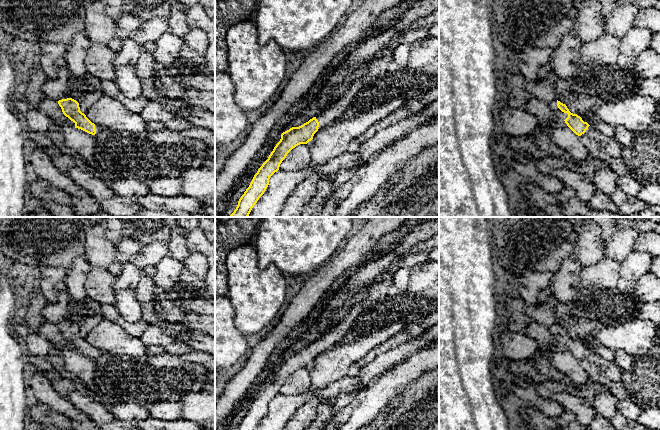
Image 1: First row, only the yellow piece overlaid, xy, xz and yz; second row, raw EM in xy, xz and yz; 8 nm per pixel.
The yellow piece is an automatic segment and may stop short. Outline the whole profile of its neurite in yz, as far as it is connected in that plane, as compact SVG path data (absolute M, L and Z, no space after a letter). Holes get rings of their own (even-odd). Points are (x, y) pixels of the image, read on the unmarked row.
M558 324L550 326L549 332L559 342L559 344L563 344L578 360L584 358L590 350L587 346L584 346L580 340L571 337L567 330Z

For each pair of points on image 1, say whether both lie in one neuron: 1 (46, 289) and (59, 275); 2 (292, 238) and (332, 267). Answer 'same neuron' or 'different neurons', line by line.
1: same neuron
2: different neurons

